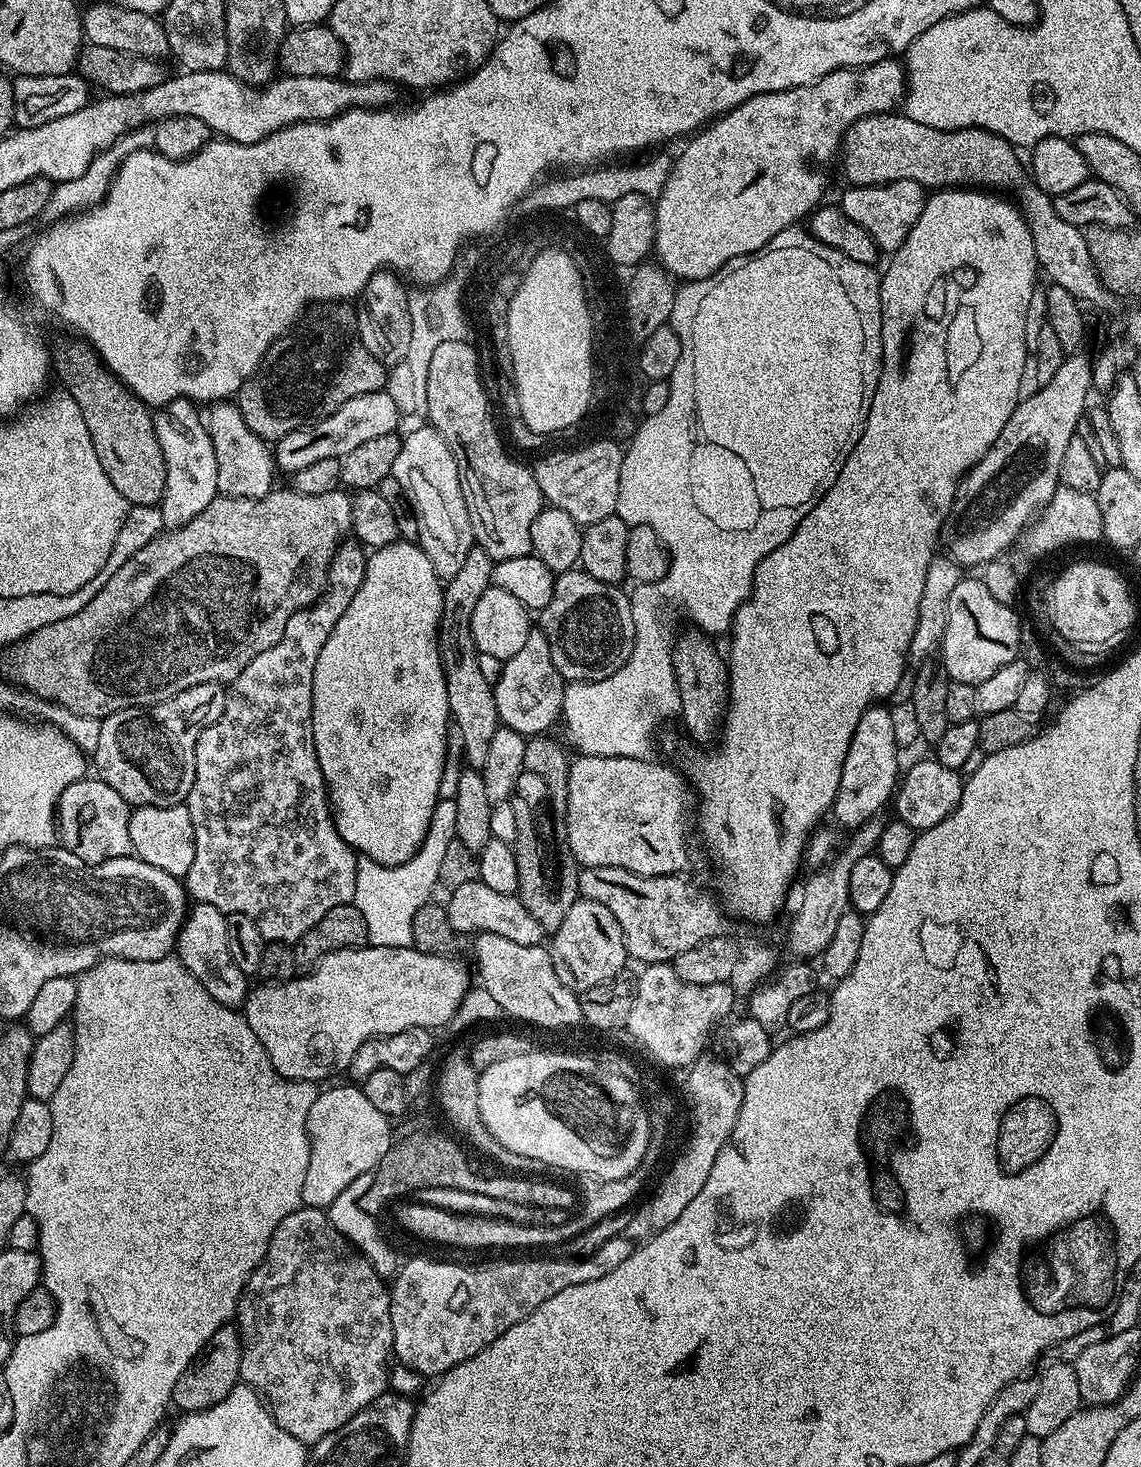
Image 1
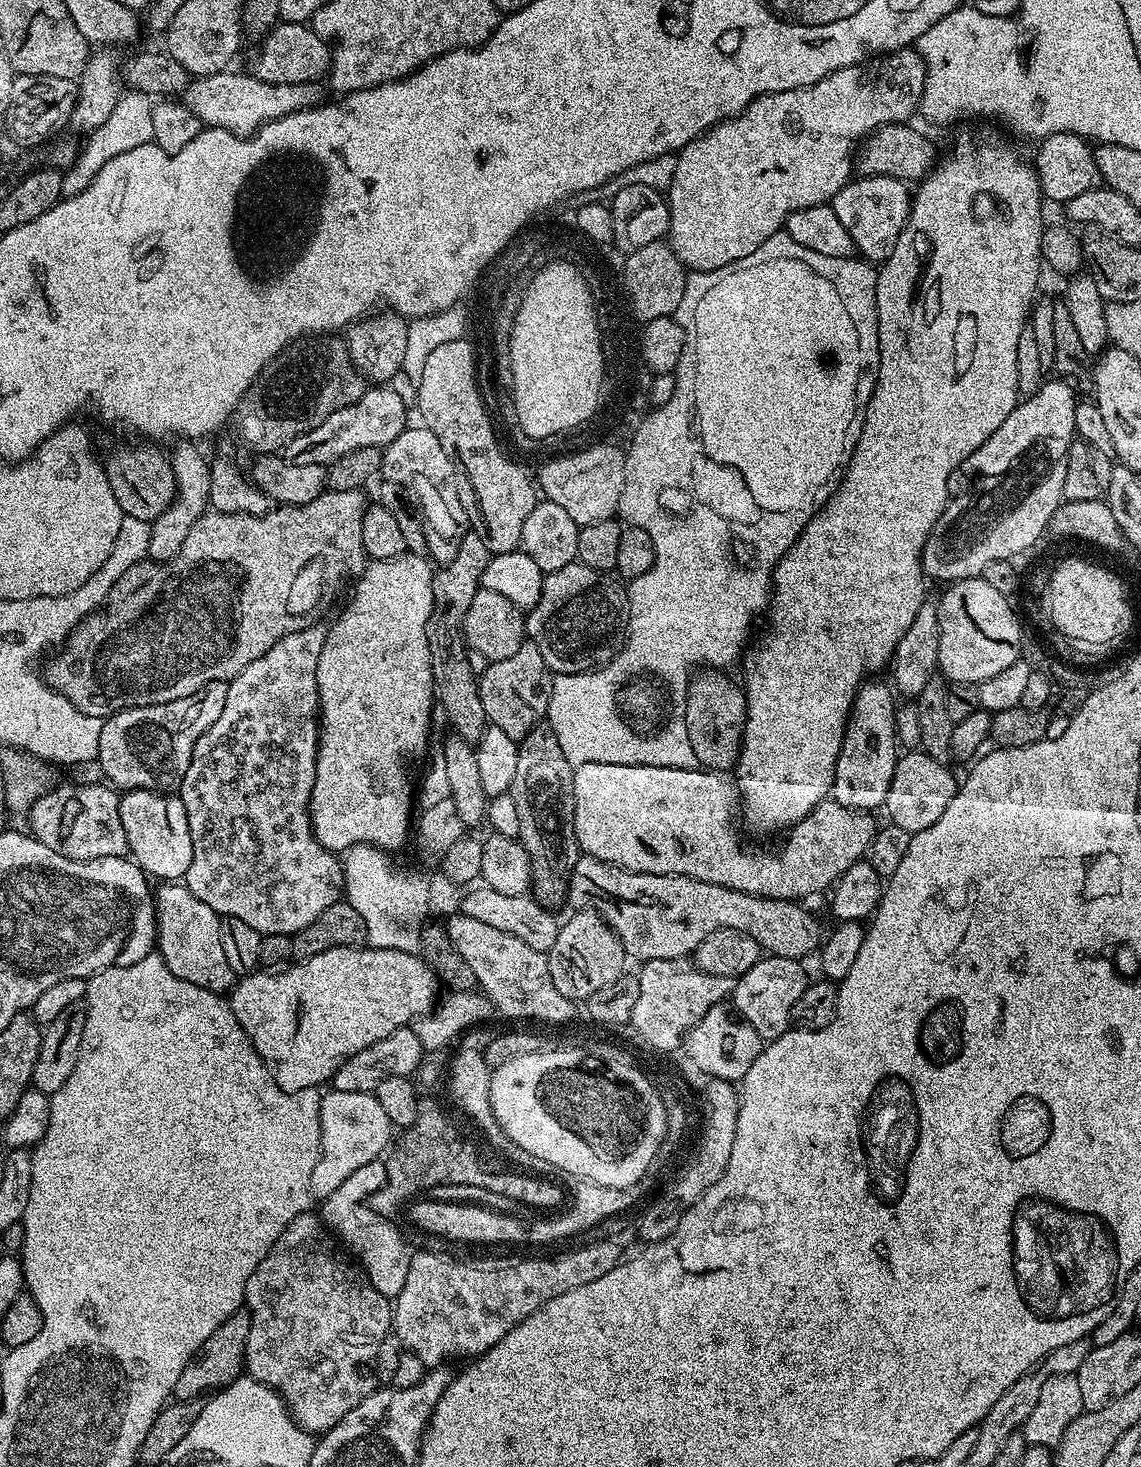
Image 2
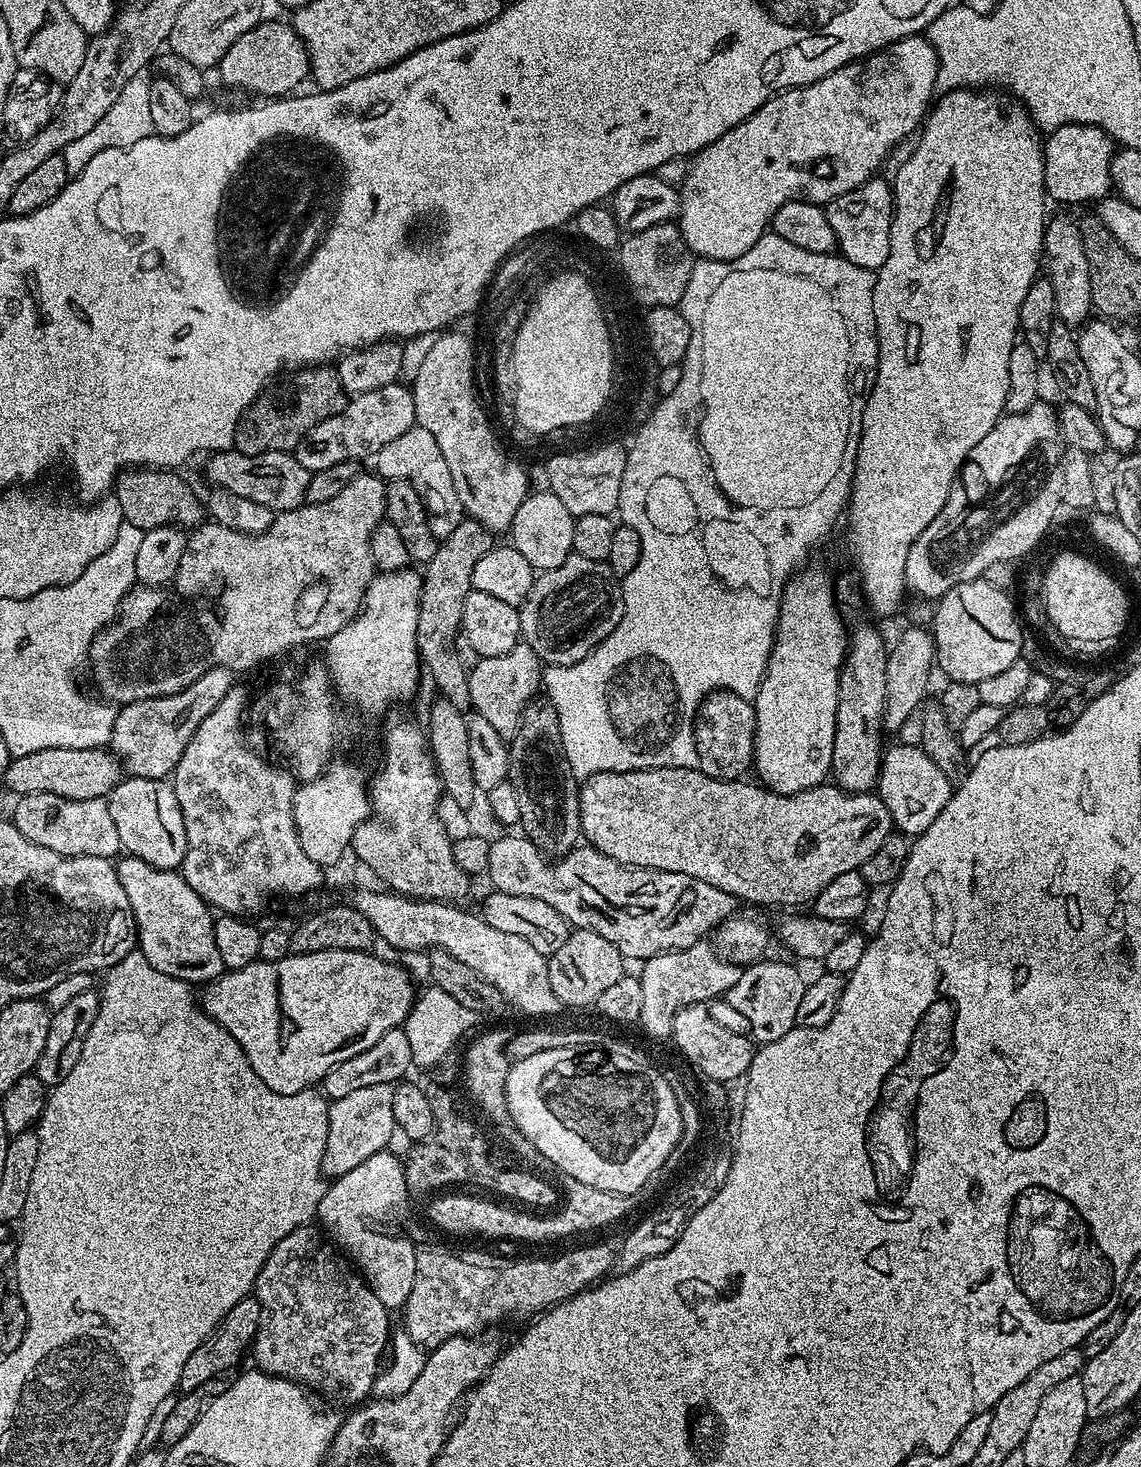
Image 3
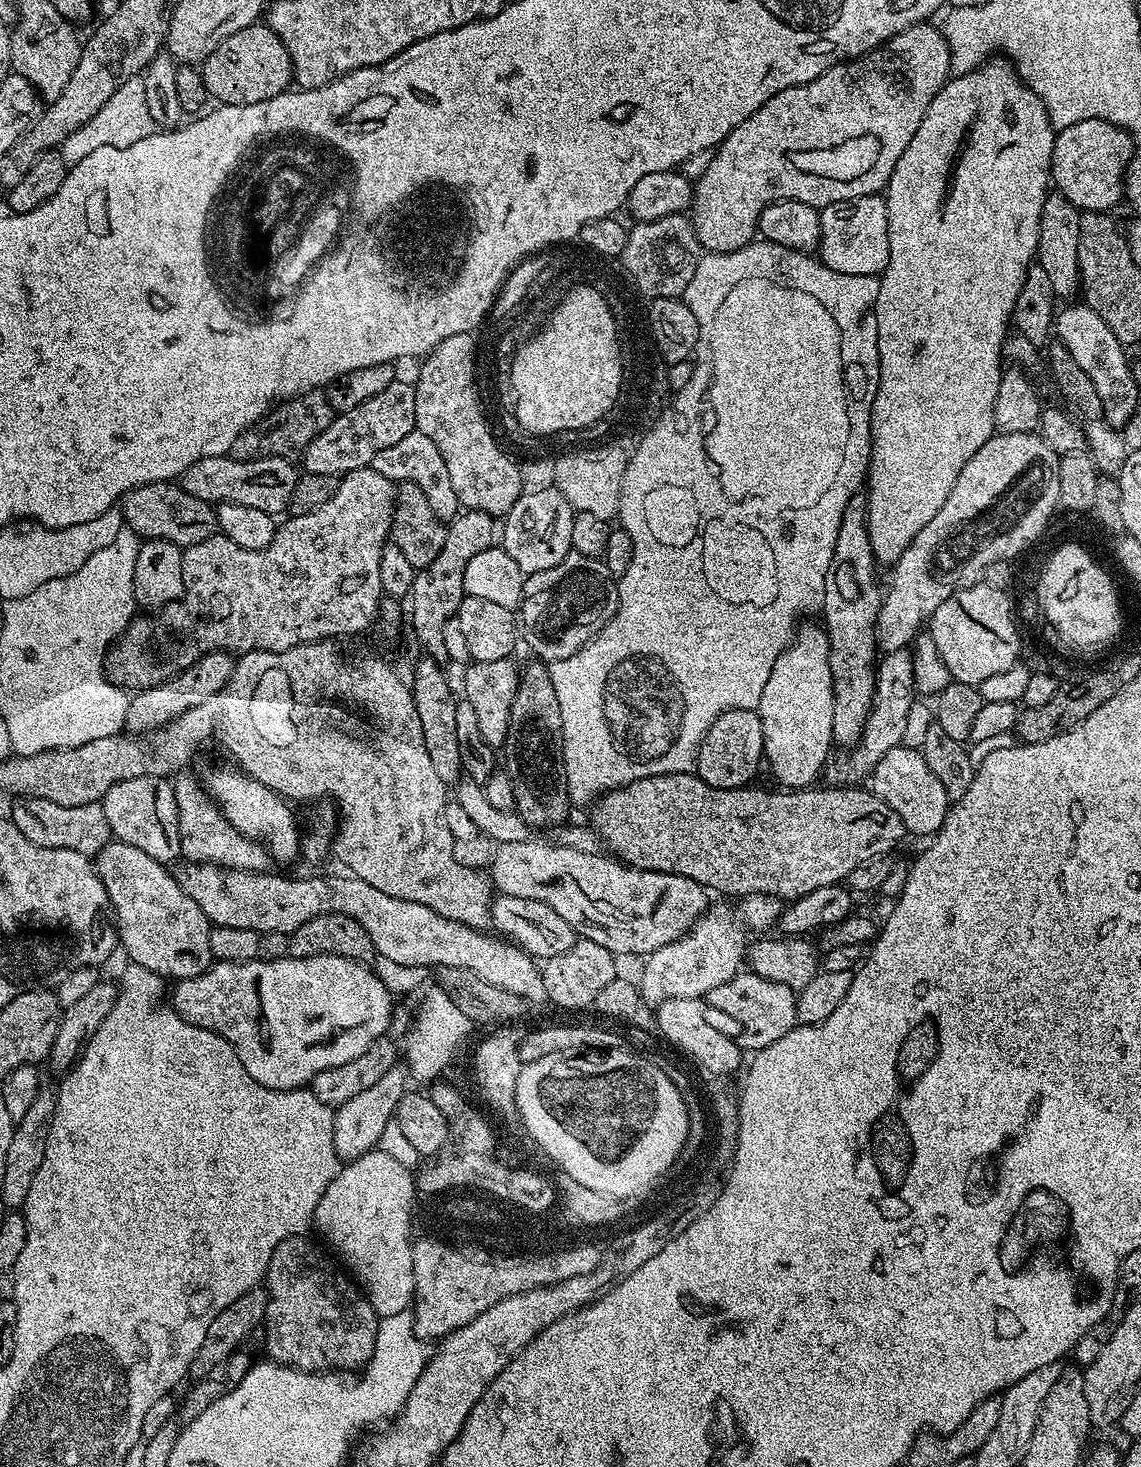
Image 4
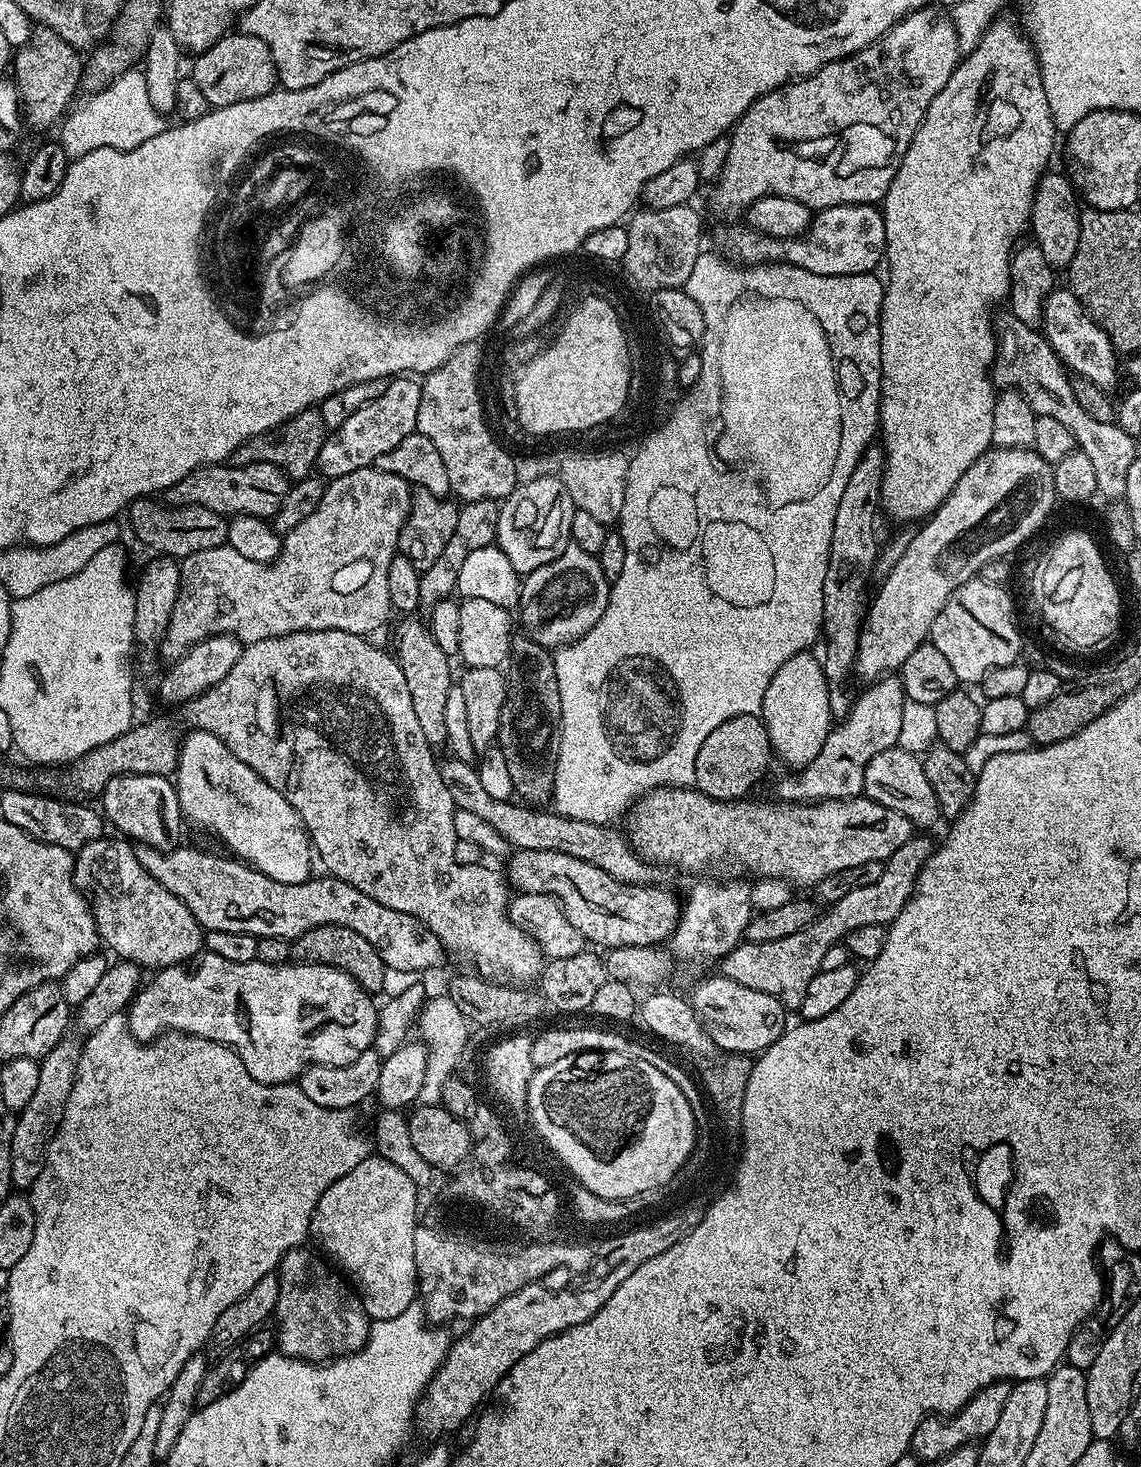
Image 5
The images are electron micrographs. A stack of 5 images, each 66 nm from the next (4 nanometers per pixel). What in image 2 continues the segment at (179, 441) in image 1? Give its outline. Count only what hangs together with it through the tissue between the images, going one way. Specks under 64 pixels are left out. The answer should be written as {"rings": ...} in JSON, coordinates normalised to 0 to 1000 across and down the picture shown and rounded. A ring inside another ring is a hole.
{"rings":[[[158,301],[152,308],[149,308],[151,320],[152,320],[152,326],[154,327],[154,342],[150,346],[145,348],[138,354],[132,355],[133,361],[131,363],[131,372],[130,373],[129,381],[143,383],[152,380],[160,375],[160,369],[163,369],[163,364],[167,364],[167,361],[170,359],[170,356],[174,356],[174,353],[178,352],[181,347],[183,346],[182,337],[184,337],[184,331],[186,331],[186,320],[184,318],[183,312],[179,312],[174,306],[171,305],[171,302]]]}

